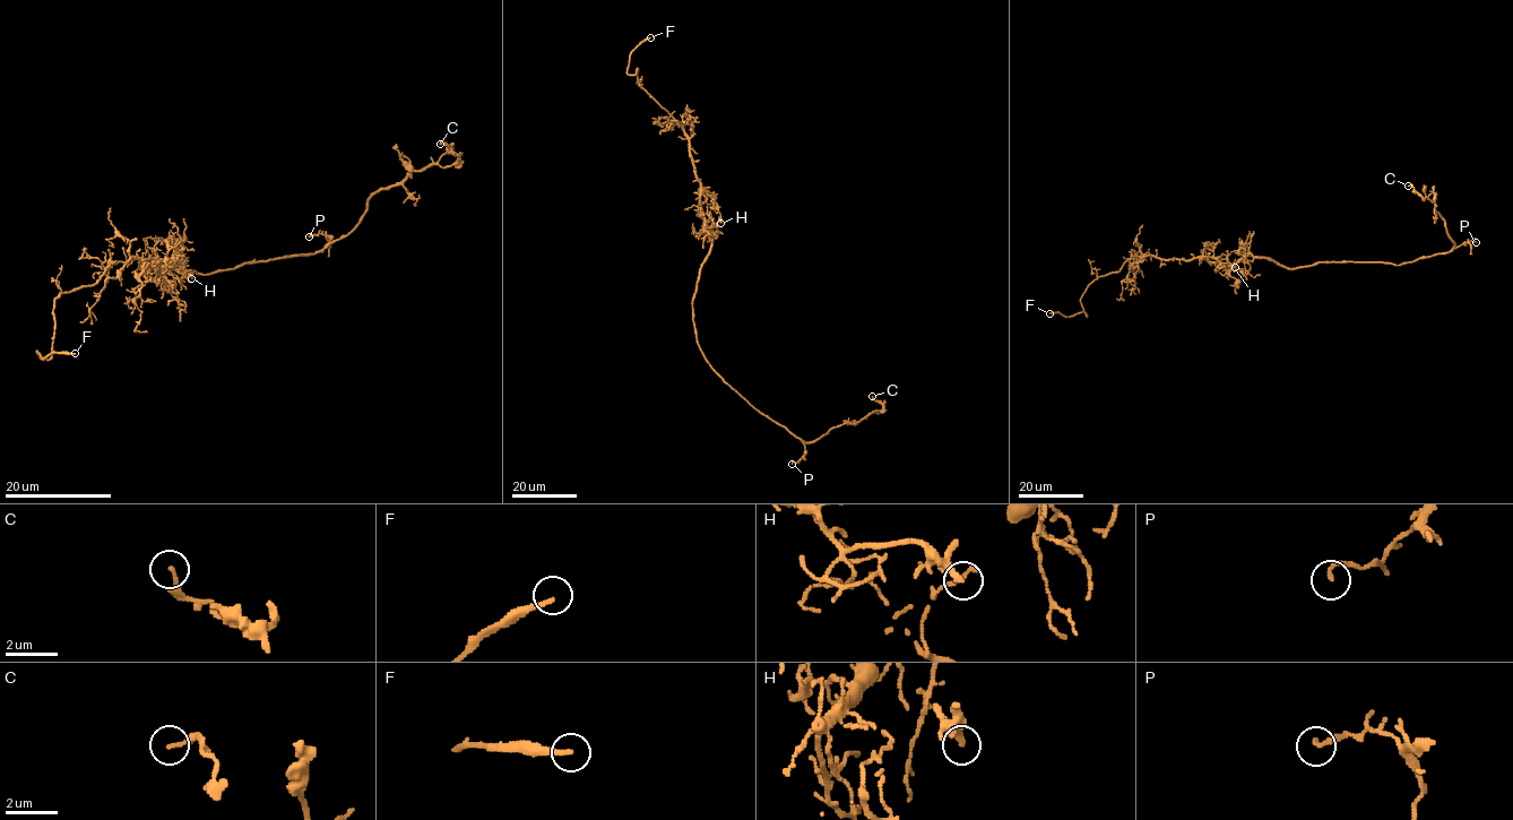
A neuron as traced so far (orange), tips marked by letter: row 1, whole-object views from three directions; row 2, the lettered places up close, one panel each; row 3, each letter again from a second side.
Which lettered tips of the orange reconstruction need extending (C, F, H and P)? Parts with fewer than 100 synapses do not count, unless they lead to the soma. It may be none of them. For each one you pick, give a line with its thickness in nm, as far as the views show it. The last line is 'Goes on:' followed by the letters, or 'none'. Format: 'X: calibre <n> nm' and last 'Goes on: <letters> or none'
F: calibre 200 nm
Goes on: F

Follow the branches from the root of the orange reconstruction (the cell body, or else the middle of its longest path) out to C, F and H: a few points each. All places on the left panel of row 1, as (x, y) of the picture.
C: (152, 279), (147, 268), (212, 274), (316, 253), (378, 191), (450, 166), (457, 156), (440, 144)
F: (152, 279), (173, 256), (164, 273), (129, 258), (63, 292), (52, 353), (36, 352), (75, 353)
H: (152, 279), (173, 256), (164, 273), (157, 268), (175, 260), (191, 278)

